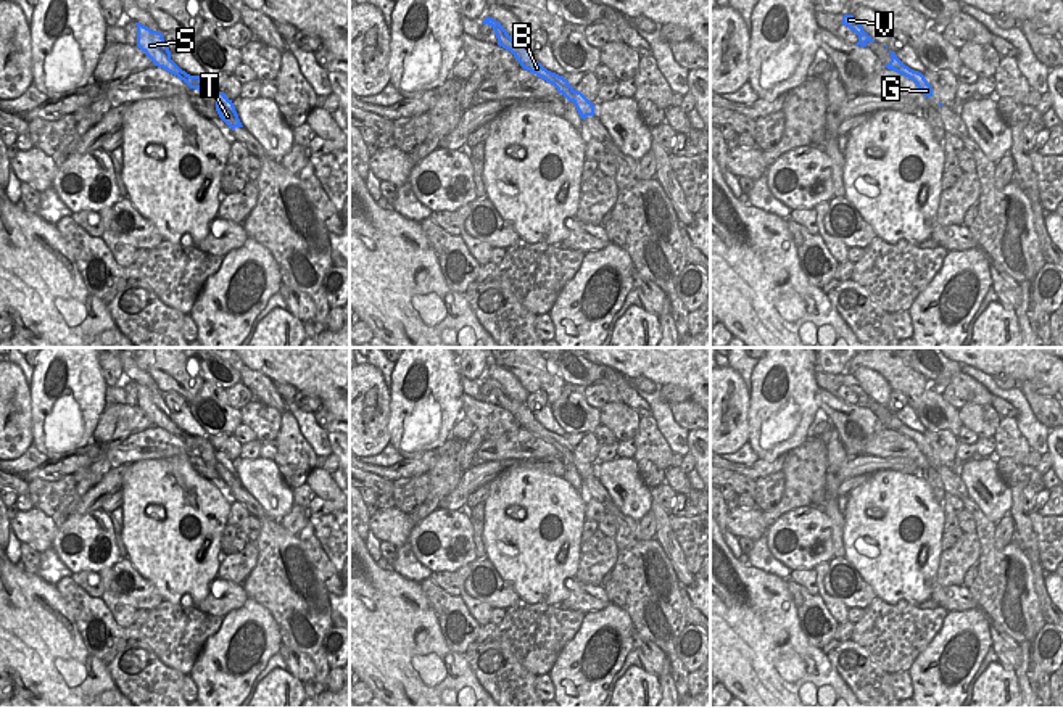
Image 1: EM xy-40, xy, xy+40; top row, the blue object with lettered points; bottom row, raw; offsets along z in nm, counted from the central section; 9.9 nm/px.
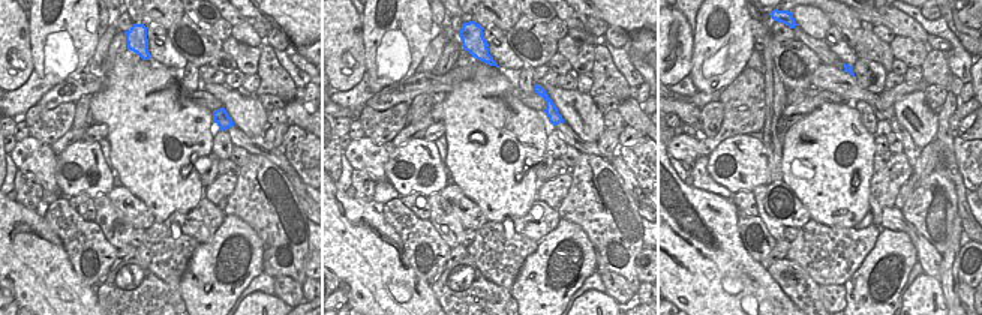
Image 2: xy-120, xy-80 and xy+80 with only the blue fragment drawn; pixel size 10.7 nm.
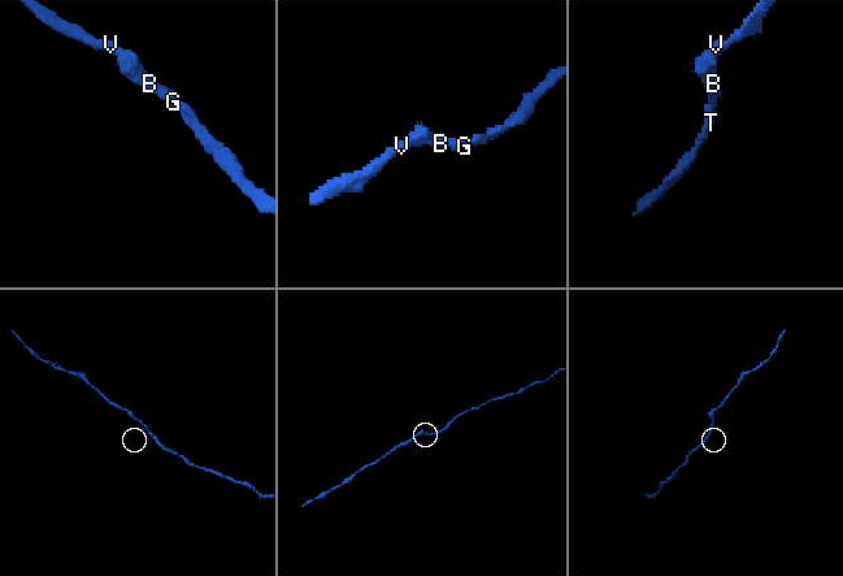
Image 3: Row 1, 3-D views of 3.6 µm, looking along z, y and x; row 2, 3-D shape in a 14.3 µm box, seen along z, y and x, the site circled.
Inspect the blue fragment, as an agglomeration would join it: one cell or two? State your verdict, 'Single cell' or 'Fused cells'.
Single cell.

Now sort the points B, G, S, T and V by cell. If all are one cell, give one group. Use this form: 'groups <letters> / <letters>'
groups B G S T V

